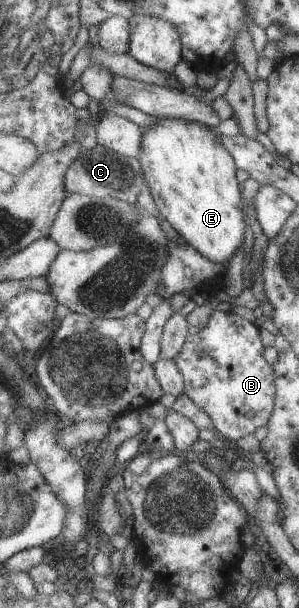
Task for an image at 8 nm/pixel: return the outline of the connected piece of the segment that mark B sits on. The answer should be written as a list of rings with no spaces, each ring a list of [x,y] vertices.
[[[214,310],[208,323],[202,327],[188,326],[186,341],[174,363],[183,377],[183,394],[192,400],[212,421],[217,437],[231,446],[244,435],[252,434],[258,427],[267,425],[274,403],[274,373],[262,357],[264,345],[258,333],[259,328],[237,314]]]

